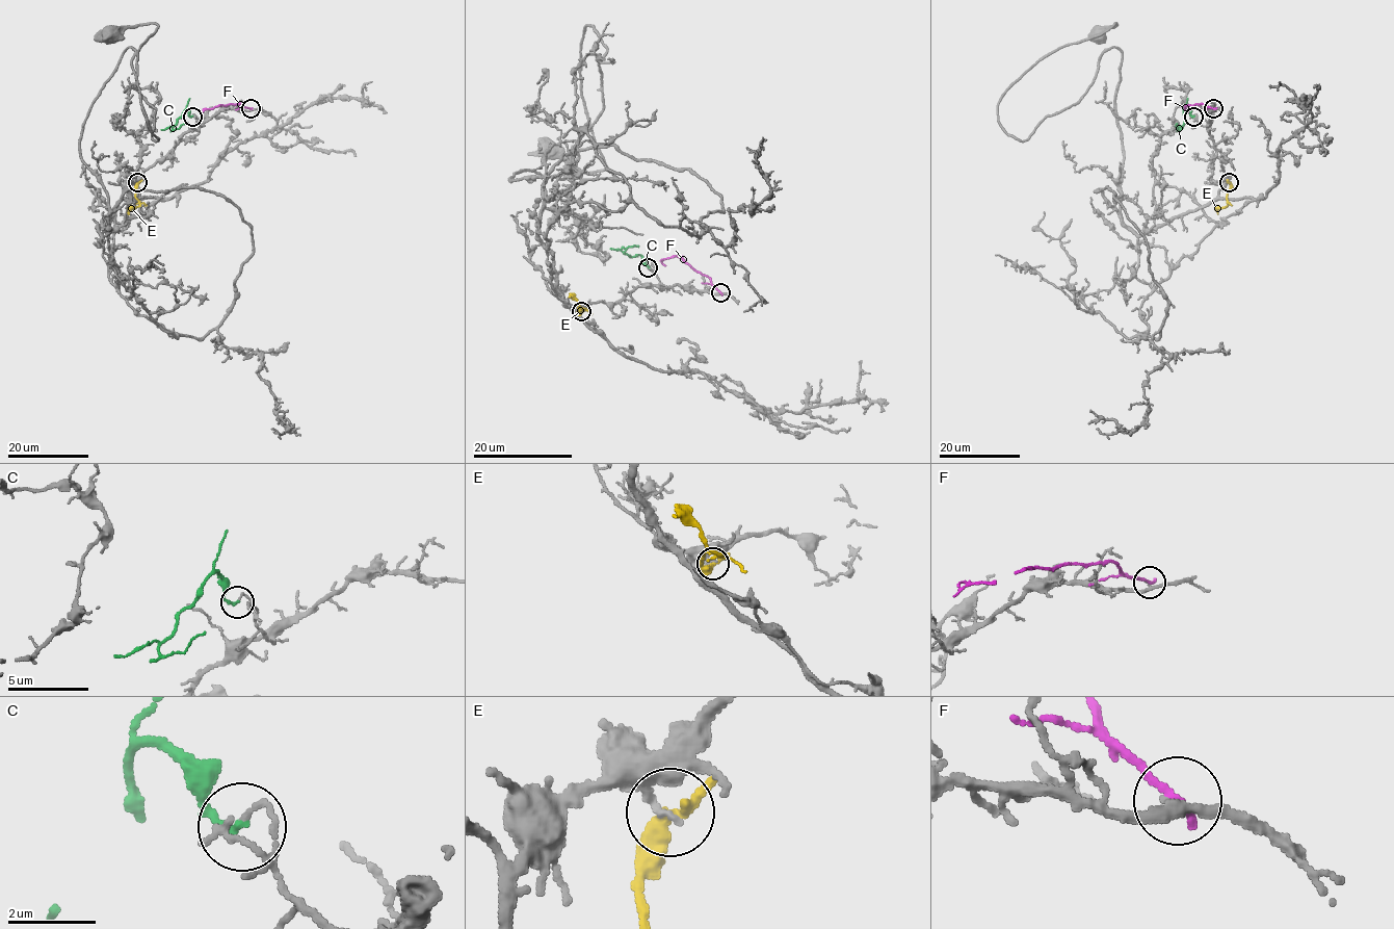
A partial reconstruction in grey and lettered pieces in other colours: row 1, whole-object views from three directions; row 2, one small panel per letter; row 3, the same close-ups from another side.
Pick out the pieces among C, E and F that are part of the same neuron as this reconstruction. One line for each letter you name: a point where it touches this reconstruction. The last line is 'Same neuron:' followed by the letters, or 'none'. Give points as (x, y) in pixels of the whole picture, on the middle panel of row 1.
Same neuron: none

